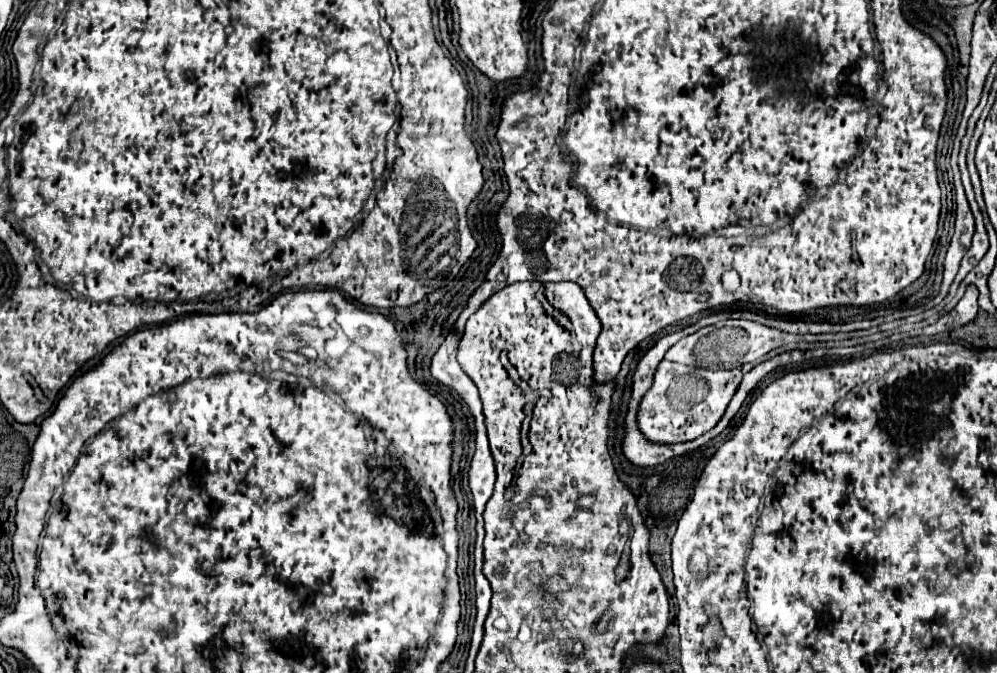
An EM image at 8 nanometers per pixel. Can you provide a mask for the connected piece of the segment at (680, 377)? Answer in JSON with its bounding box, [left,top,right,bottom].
[636,360,744,444]

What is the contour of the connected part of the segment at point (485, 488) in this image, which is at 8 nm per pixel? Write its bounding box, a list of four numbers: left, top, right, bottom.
[470,456,496,508]

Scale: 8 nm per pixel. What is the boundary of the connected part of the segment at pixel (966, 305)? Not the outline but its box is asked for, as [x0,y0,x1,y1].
[924,286,978,334]

